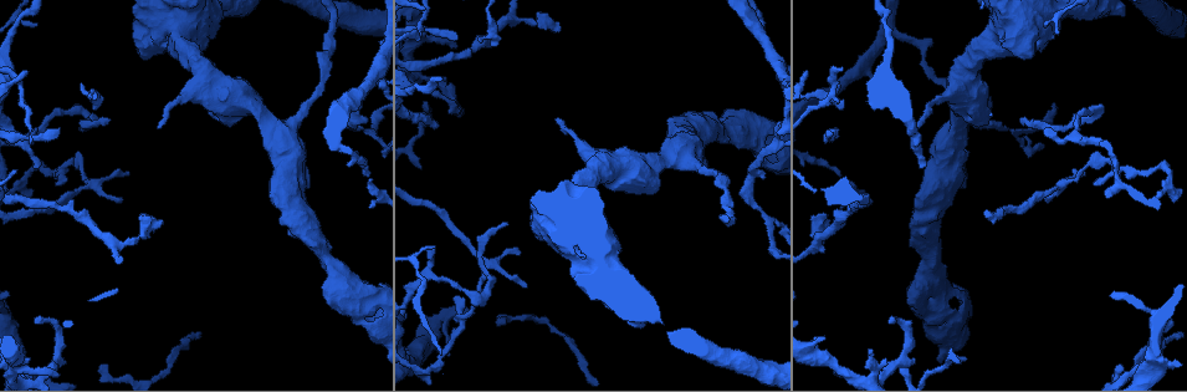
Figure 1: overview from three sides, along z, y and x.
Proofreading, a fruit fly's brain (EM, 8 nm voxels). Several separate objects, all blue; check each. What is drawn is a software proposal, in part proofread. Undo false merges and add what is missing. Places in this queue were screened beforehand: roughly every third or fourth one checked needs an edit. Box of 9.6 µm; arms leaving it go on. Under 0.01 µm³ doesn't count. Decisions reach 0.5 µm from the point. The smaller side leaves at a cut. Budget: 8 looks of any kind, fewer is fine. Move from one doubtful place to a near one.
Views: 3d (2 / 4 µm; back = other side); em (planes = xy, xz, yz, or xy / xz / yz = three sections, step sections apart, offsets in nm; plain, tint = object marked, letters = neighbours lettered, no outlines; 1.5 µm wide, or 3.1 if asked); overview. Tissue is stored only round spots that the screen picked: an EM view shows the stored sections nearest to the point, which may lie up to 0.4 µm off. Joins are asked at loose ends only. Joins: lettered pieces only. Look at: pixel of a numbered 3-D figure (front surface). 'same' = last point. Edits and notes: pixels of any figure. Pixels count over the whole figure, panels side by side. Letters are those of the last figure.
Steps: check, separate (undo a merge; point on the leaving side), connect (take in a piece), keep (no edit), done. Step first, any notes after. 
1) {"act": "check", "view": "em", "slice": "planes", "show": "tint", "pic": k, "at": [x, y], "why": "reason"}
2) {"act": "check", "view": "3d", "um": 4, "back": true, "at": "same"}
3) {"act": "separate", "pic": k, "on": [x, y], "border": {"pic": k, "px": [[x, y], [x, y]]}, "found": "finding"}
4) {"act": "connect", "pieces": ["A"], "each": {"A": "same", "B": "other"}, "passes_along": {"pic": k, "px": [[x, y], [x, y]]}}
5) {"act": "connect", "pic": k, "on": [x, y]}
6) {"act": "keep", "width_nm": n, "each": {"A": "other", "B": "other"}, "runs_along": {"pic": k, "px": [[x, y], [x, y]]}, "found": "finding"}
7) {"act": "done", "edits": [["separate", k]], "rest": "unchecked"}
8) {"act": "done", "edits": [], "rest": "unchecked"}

{"act": "check", "view": "em", "slice": "xy", "step": 4, "show": "letters", "pic": 1, "at": [66, 169]}

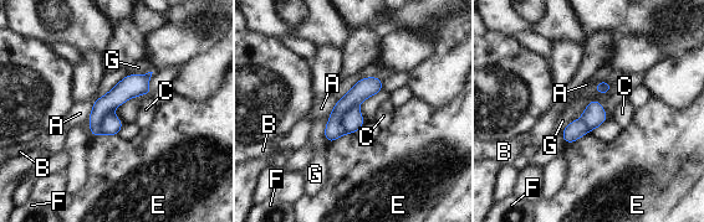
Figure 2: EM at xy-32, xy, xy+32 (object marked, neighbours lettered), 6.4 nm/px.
{"act": "separate", "pic": 2, "on": [363, 88], "width_nm": 80, "each": {"A": "other", "B": "other", "C": "other", "E": "other", "F": "other", "G": "other"}, "part_leaving": {"pic": 2, "px": [[147, 77], [96, 115], [93, 133]]}, "found": "two neurons meet here"}

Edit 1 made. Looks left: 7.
{"act": "check", "view": "em", "slice": "yz", "step": 8, "show": "tint", "pic": 1, "at": [893, 318], "why": "long arm stops here"}

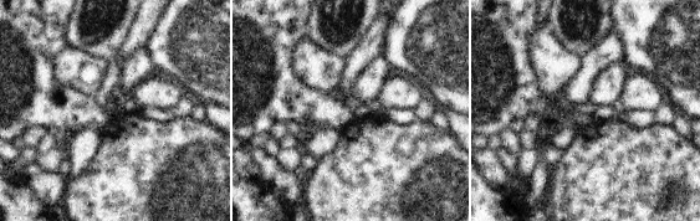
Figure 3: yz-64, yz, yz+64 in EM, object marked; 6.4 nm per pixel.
{"act": "check", "view": "em", "slice": "planes", "show": "letters", "at": "same"}

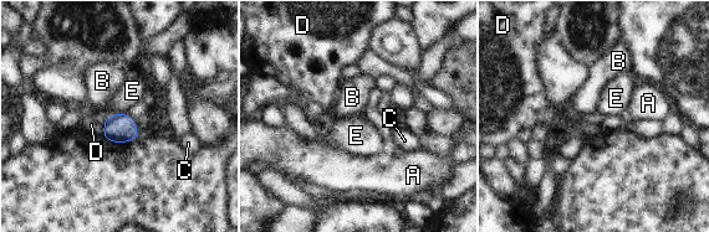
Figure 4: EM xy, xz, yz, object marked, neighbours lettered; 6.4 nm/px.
{"act": "keep", "longest_contact_nm": ["D", 110], "each": {"A": "other", "B": "other", "C": "other", "D": "other", "E": "other"}, "border": {"pic": 4, "px": [[125, 112], [115, 114]]}, "found": "none of them fits"}

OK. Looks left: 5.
{"act": "check", "view": "em", "slice": "planes", "show": "letters", "pic": 1, "at": [161, 222], "why": "free end"}

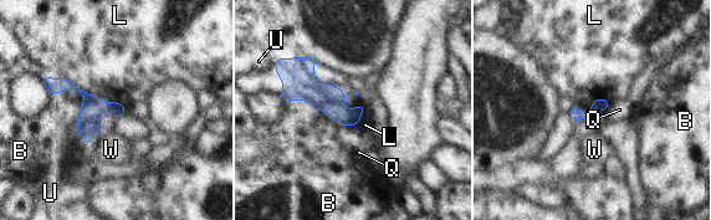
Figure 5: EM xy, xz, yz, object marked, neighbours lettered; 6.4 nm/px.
{"act": "keep", "each": {"B": "other", "L": "other", "Q": "other", "U": "other", "W": "other"}, "found": "none of them fits"}

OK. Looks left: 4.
{"act": "done", "edits": [["separate", 2]], "rest": "unchecked"}

